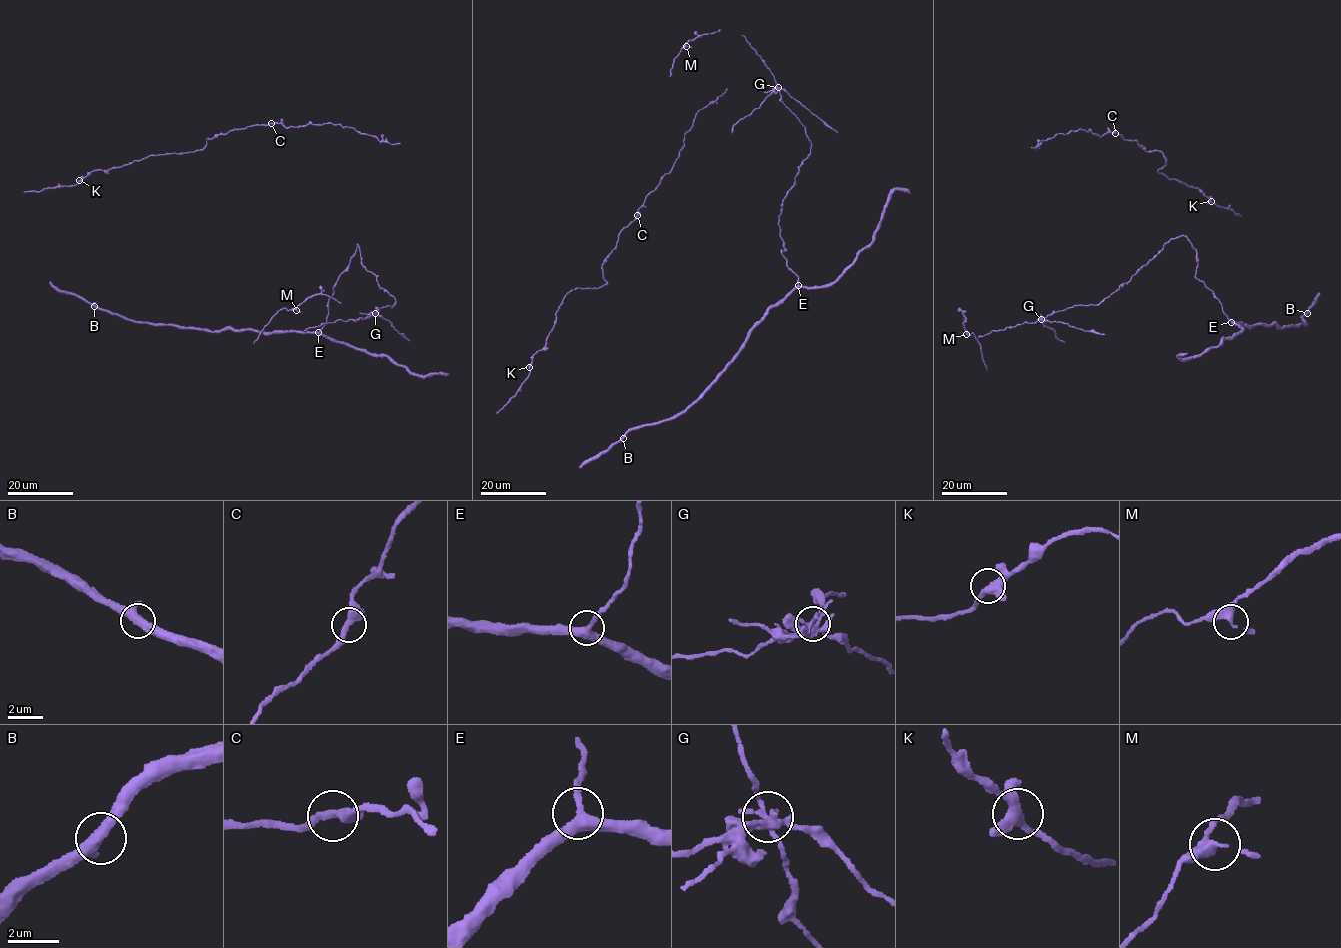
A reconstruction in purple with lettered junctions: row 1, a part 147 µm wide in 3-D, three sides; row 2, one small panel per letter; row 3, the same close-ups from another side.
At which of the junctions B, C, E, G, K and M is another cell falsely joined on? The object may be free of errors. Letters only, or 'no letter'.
G

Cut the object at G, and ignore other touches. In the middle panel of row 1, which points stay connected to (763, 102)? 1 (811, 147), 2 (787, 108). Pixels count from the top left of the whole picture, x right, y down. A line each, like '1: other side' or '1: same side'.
1: other side
2: other side

